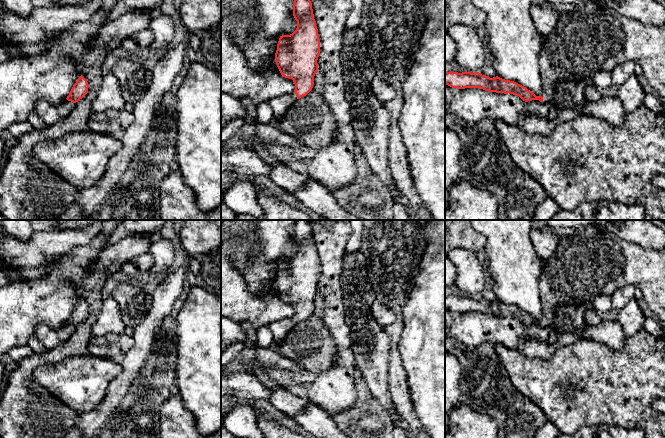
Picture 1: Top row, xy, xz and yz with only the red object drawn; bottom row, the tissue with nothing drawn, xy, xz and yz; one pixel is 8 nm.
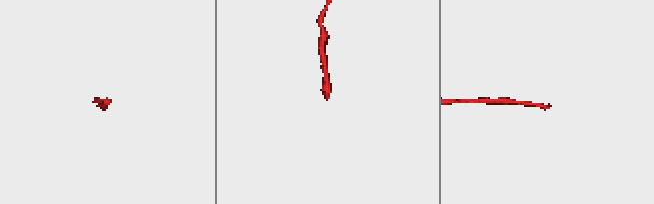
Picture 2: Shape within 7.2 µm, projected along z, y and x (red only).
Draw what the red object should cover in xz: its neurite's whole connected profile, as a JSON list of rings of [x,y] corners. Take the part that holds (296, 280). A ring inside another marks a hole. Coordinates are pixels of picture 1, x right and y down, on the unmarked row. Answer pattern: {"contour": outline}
{"contour": [[[295,220],[293,240],[297,252],[290,259],[280,260],[275,285],[281,299],[293,304],[295,314],[268,325],[277,350],[288,332],[312,314],[318,295],[320,263],[309,220]]]}

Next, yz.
{"contour": [[[588,225],[574,229],[570,236],[559,238],[555,252],[547,260],[542,260],[542,274],[539,279],[541,290],[541,319],[536,320],[526,311],[498,300],[490,302],[479,296],[446,296],[445,309],[452,312],[480,312],[489,316],[513,318],[523,325],[539,324],[552,326],[556,307],[562,304],[592,306],[599,295],[611,296],[618,288],[627,285],[639,287],[649,308],[665,322],[665,248],[663,250],[644,249],[629,243],[607,229]]]}

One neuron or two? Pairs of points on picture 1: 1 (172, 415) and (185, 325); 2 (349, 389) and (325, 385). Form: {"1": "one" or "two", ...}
{"1": "two", "2": "one"}

